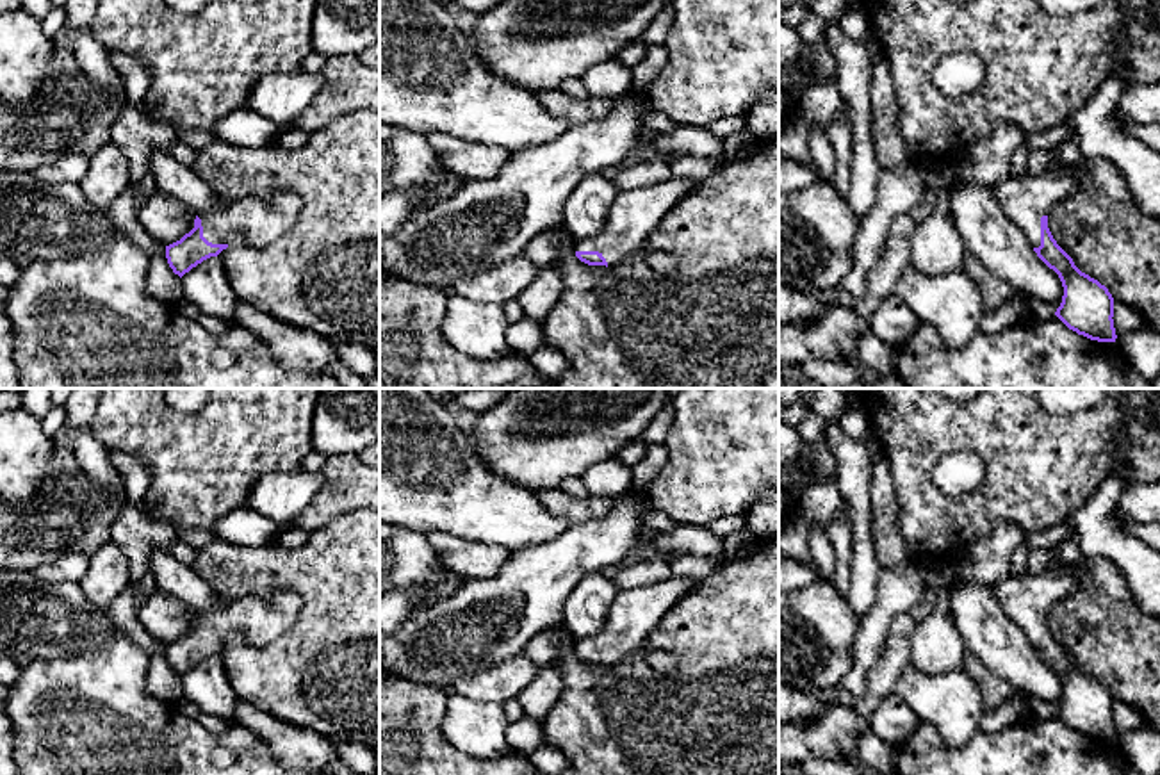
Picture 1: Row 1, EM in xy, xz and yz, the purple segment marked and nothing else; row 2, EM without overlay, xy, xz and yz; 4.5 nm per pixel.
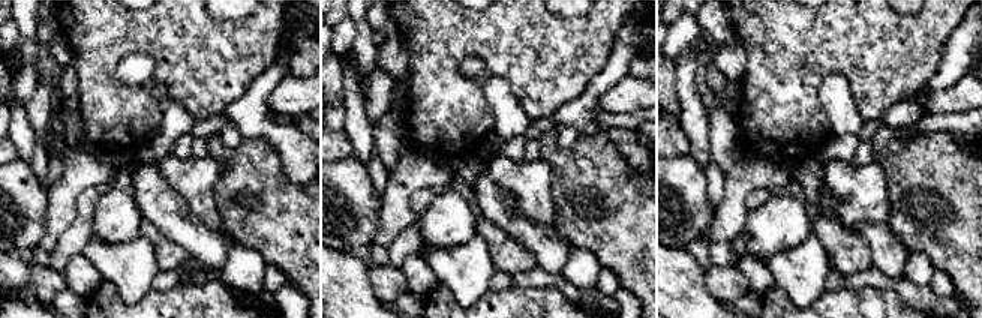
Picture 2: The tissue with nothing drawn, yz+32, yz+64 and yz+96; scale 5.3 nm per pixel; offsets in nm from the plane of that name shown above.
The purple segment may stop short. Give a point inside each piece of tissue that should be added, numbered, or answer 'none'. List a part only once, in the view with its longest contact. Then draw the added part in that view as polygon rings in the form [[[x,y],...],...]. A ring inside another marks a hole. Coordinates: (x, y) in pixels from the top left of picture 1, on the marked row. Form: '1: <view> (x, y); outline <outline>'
1: xy (262, 221); outline [[[151,150],[146,155],[155,189],[185,203],[200,219],[203,237],[212,244],[232,244],[242,232],[249,244],[264,248],[292,228],[303,201],[296,192],[280,189],[271,201],[244,196],[225,205],[196,169],[184,166],[173,153]]]

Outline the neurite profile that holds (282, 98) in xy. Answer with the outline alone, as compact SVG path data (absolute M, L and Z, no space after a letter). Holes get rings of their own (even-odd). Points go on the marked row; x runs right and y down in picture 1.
M299 69L298 73L265 75L255 82L242 107L278 125L290 125L315 100L323 84L321 71Z

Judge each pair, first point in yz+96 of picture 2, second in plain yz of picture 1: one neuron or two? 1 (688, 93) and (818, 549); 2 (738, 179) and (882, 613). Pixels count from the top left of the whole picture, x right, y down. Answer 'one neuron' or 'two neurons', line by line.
1: one neuron
2: one neuron

